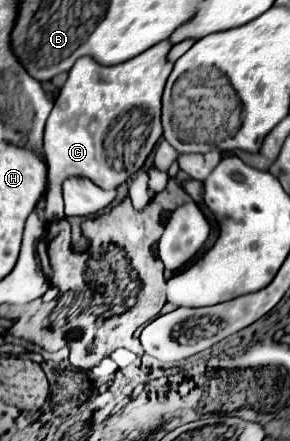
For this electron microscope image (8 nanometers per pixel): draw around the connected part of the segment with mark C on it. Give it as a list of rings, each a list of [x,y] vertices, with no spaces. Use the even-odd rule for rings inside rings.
[[[168,40],[156,44],[154,48],[148,48],[146,52],[138,54],[132,60],[126,60],[122,64],[116,66],[102,66],[96,60],[84,56],[78,58],[76,64],[72,66],[68,80],[64,84],[64,88],[60,90],[56,102],[54,102],[54,110],[46,122],[46,130],[44,130],[44,150],[46,150],[46,162],[48,162],[48,192],[46,192],[46,218],[44,224],[52,224],[56,220],[65,218],[64,203],[62,198],[62,180],[70,178],[70,176],[84,176],[90,178],[92,182],[96,182],[96,186],[100,186],[102,190],[112,190],[118,188],[124,180],[130,178],[130,174],[124,172],[116,172],[114,168],[108,166],[106,160],[106,150],[104,150],[104,136],[108,134],[110,124],[122,116],[122,112],[130,112],[132,108],[152,108],[154,120],[160,120],[160,100],[162,100],[163,90],[170,72],[172,72],[172,62],[168,62],[168,52],[170,52],[172,44]]]

